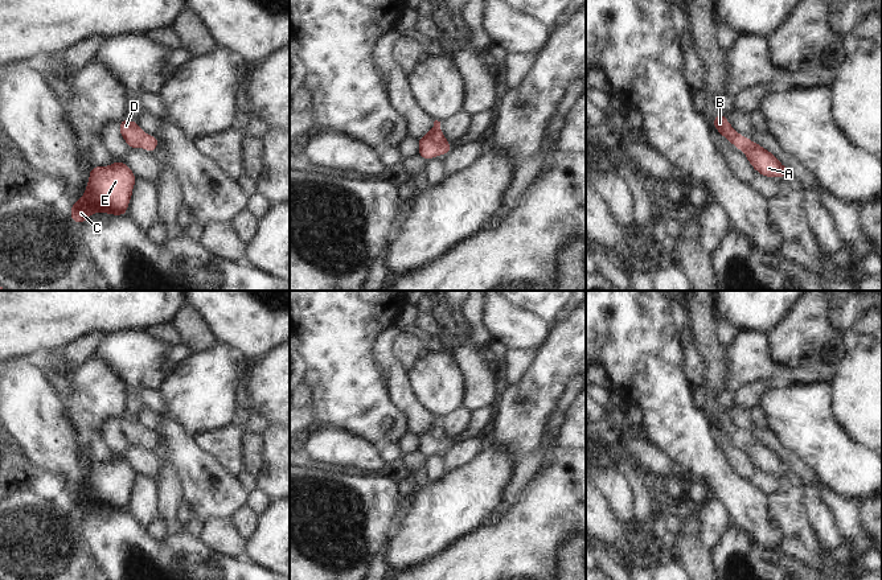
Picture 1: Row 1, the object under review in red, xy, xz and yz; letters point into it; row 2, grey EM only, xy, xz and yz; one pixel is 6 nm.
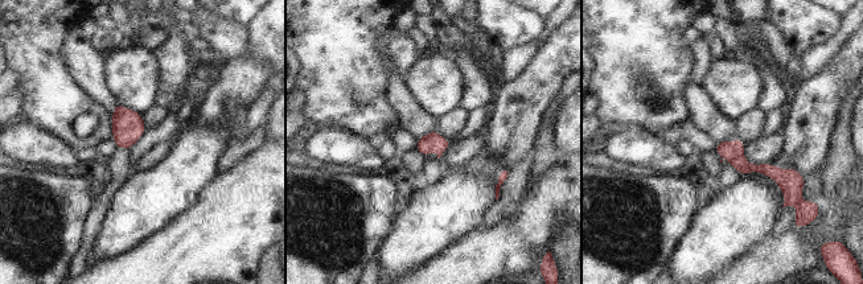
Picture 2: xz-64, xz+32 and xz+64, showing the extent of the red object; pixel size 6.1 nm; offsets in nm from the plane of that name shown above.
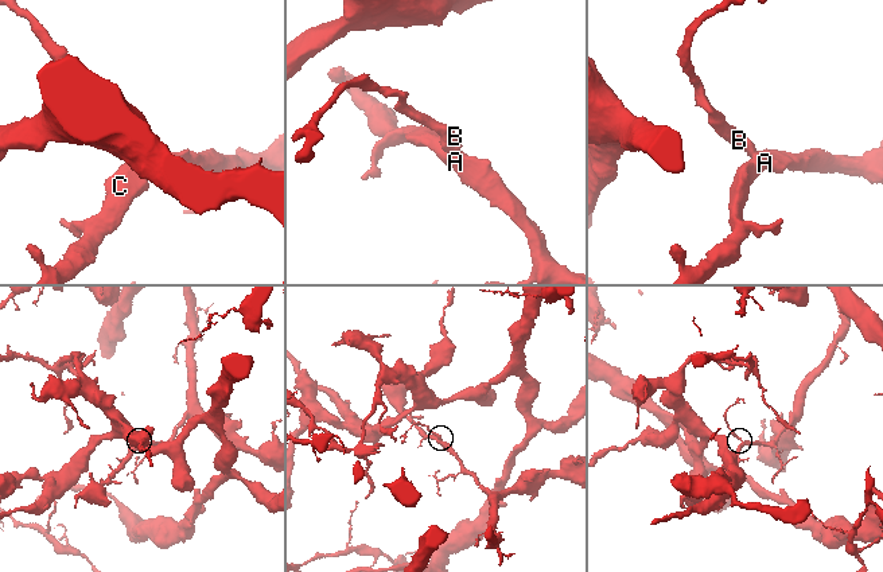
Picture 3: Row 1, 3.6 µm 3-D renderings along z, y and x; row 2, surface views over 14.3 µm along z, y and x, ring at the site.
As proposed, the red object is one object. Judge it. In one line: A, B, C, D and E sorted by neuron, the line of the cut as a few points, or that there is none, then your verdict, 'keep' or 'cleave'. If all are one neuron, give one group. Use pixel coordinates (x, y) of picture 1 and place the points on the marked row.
groups A B C D E; cut none; keep

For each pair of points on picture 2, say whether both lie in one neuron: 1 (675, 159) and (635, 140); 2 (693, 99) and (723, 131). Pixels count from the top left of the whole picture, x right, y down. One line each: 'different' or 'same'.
1: same
2: same

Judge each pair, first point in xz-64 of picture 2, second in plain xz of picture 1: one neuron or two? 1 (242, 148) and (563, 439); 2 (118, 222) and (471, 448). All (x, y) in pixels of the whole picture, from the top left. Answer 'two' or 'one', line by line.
1: two
2: two

